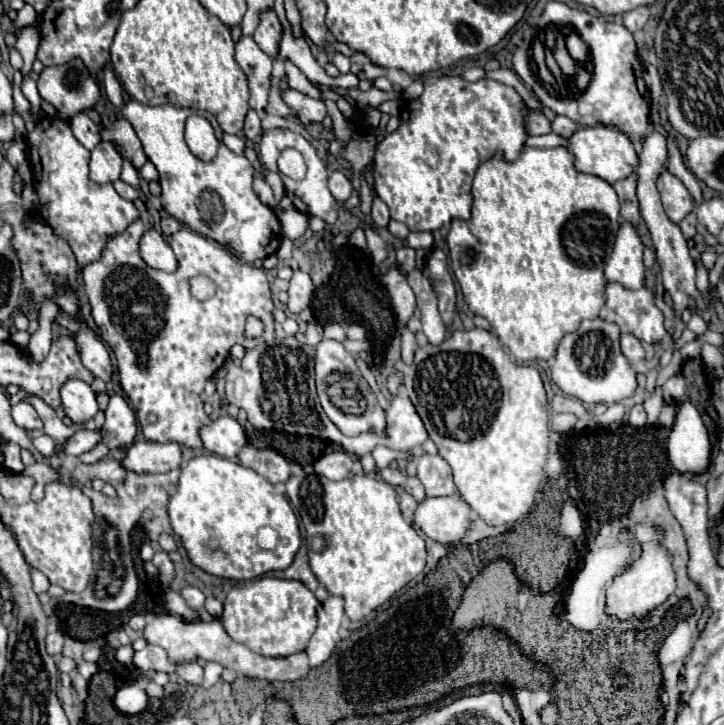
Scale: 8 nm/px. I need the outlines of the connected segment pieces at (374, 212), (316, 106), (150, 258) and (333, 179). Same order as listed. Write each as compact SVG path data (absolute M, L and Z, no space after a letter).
M373 199L373 209L371 209L371 217L375 227L387 227L389 223L389 209L381 199Z
M283 89L281 91L281 97L283 101L295 111L295 115L299 117L299 121L303 125L309 125L309 123L321 123L323 117L327 115L325 111L325 103L321 99L313 99L305 93L299 93L295 89Z
M149 229L139 243L139 253L141 259L153 267L153 269L161 269L161 271L175 271L177 267L177 259L171 251L171 247L163 241L161 233L157 233L155 229Z
M333 171L331 175L329 175L329 191L331 191L331 195L339 201L339 203L345 203L347 199L349 199L349 195L351 195L351 183L349 183L349 179L345 177L345 173L343 171Z

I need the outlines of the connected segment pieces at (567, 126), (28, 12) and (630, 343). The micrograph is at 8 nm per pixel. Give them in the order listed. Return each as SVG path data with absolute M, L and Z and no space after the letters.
M557 115L551 121L551 127L553 127L553 133L557 133L557 135L571 135L577 129L577 125L571 119L563 117L563 115Z
M25 5L25 7L17 13L17 19L13 21L13 25L15 25L15 29L21 29L23 25L33 25L35 17L37 17L35 9L33 9L31 5Z
M623 335L621 337L621 353L627 357L627 361L629 361L631 367L637 367L637 363L641 359L645 359L643 345L637 339L633 339L633 335Z

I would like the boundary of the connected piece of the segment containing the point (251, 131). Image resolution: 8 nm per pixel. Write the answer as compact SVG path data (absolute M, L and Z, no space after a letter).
M249 111L245 117L245 125L243 125L243 135L247 139L255 139L261 133L261 121L259 115L255 111Z

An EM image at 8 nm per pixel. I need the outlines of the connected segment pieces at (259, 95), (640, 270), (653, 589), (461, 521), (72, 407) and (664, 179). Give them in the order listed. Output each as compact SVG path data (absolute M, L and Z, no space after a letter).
M243 35L235 45L235 61L239 63L249 81L249 107L261 113L267 105L273 59L267 53L263 53L257 47L257 43L253 43L253 37Z
M623 221L617 231L613 253L605 267L605 279L619 281L629 289L643 287L645 283L643 243L637 229L629 221Z
M637 525L635 537L643 545L641 557L633 565L629 565L621 575L617 575L607 591L607 613L617 615L621 619L629 619L631 615L647 615L675 591L675 573L671 567L671 559L667 551L657 543L659 541L657 529Z
M425 497L419 503L413 523L439 543L459 541L469 525L469 507L459 503L459 497Z
M69 379L61 387L61 401L63 401L65 415L71 417L73 423L87 421L95 417L95 413L99 411L99 405L95 401L95 391L91 389L91 385L79 379Z
M663 169L657 177L657 191L661 195L663 209L673 223L679 223L695 207L681 179L677 179L667 169Z

